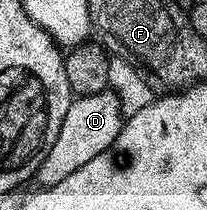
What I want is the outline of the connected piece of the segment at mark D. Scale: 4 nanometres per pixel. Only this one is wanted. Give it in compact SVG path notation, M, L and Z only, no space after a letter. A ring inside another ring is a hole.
M110 89L103 90L102 93L94 93L93 96L78 96L73 99L59 128L58 137L50 148L50 154L39 166L37 183L44 188L61 183L70 176L70 173L82 168L87 161L94 160L99 152L104 152L117 139L123 123L124 113L120 100Z

